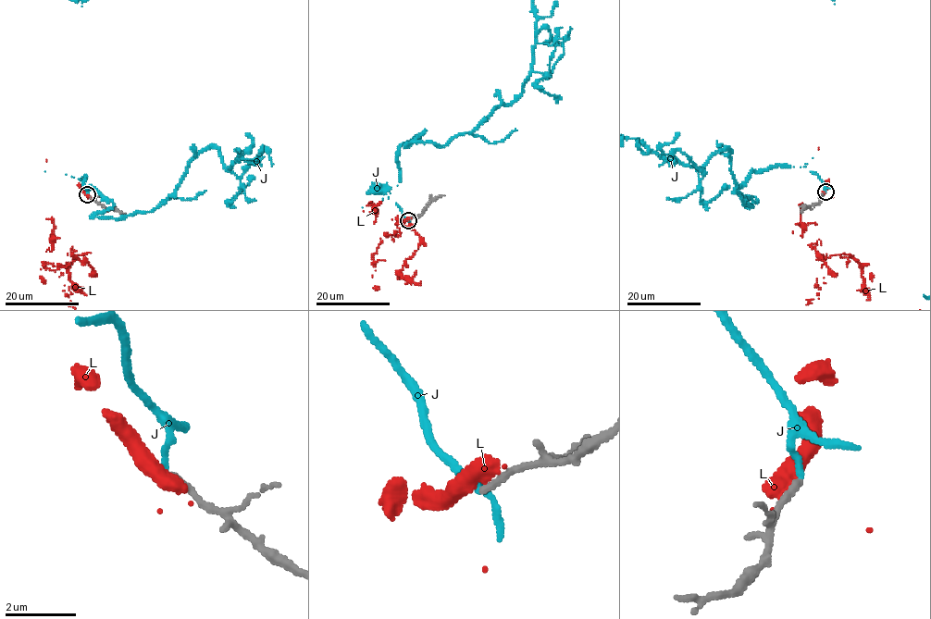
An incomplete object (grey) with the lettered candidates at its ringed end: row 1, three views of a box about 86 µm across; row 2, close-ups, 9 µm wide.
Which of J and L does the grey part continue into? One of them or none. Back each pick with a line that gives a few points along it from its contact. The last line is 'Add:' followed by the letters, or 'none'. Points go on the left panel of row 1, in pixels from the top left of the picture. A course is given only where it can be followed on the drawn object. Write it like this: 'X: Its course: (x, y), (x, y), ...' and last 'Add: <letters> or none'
J: Its course: (88, 194), (81, 179), (67, 174), (77, 2)
Add: J

